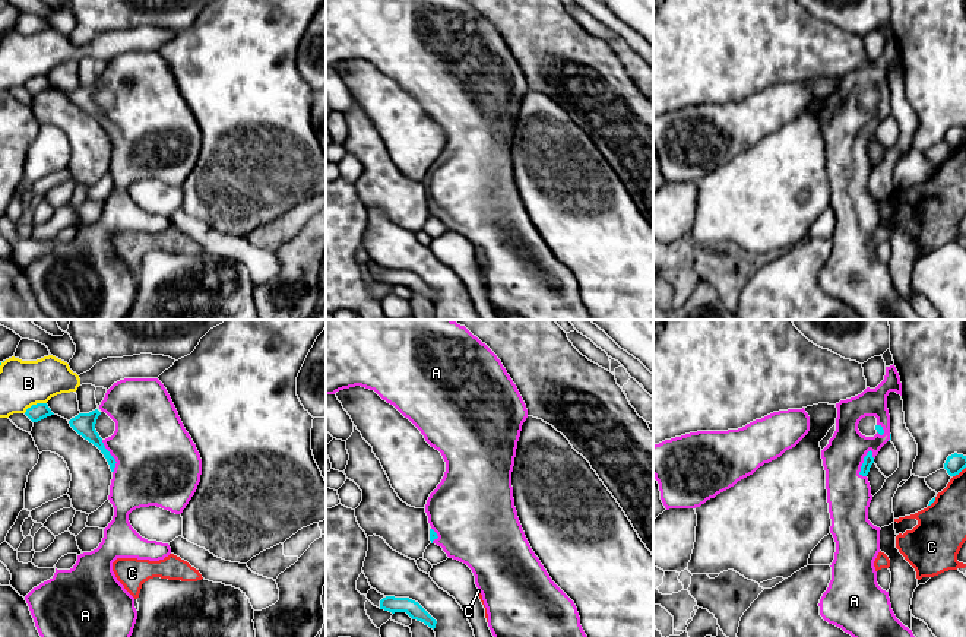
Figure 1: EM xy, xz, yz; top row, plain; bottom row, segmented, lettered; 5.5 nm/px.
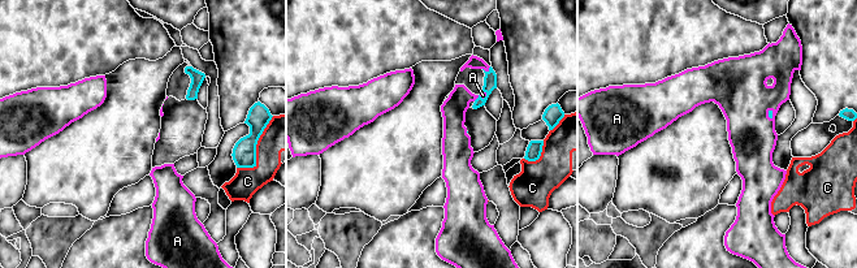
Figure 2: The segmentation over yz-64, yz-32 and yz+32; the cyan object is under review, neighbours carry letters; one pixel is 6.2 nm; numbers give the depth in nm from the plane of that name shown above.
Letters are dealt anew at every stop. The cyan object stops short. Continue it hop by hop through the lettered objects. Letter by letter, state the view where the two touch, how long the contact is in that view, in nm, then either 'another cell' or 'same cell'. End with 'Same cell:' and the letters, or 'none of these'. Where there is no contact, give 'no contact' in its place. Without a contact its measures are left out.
A: meets cyan in yz; contact 170 nm long; same cell
B: meets cyan in xy; contact 140 nm long; another cell
C: meets cyan in yz; contact 90 nm long; another cell
Same cell: A

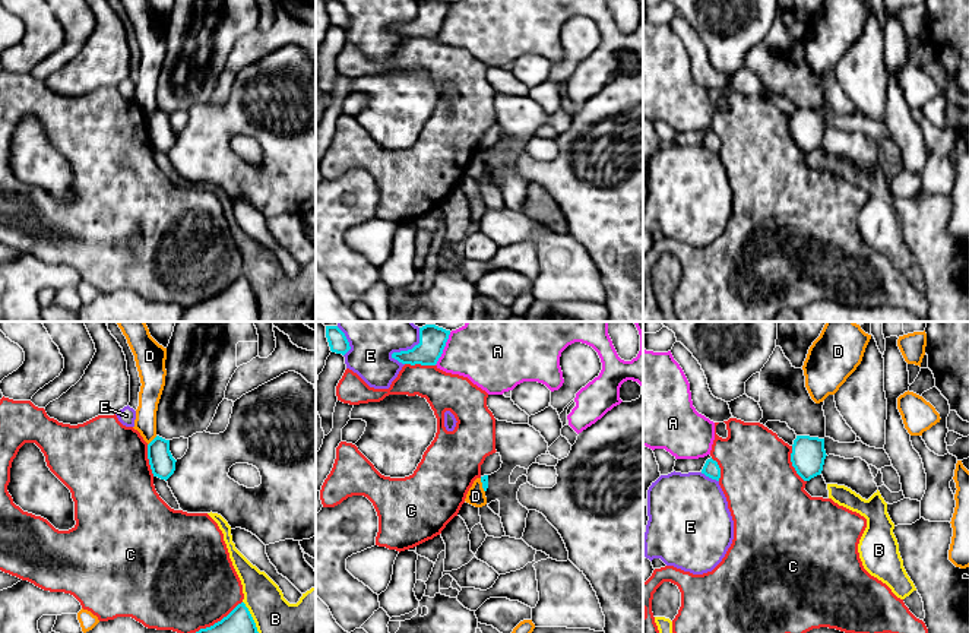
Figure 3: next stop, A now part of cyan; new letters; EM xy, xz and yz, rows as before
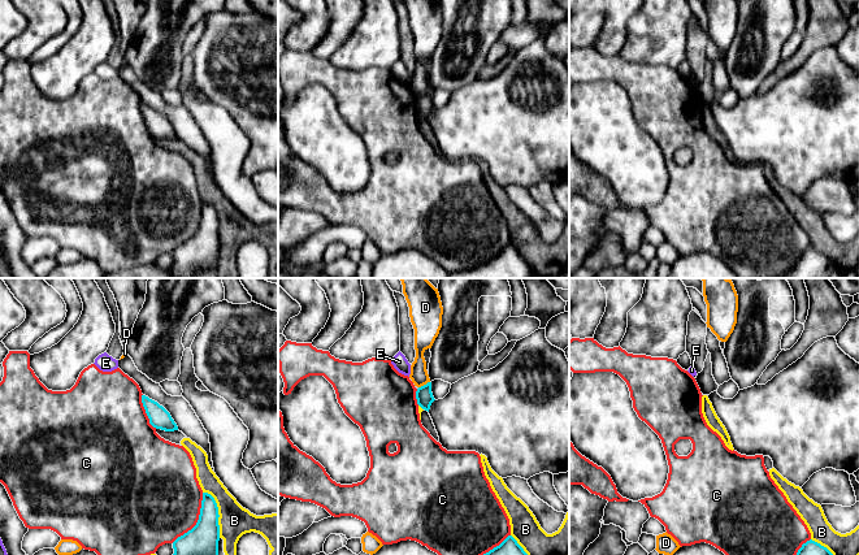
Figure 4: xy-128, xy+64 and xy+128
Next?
A: meets cyan in xz; contact 200 nm long; another cell
B: meets cyan in xy; contact 200 nm long; another cell
C: meets cyan in xy; contact 320 nm long; another cell
D: meets cyan in xy; contact 80 nm long; another cell
E: meets cyan in xz; contact 240 nm long; another cell
Same cell: none of these

